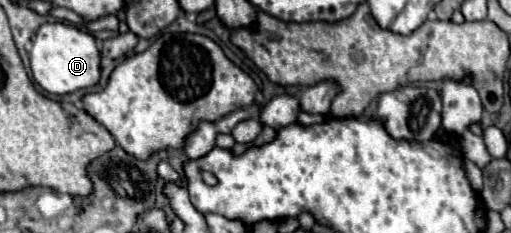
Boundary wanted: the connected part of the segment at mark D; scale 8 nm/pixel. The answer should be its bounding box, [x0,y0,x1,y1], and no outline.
[30,21,100,95]

